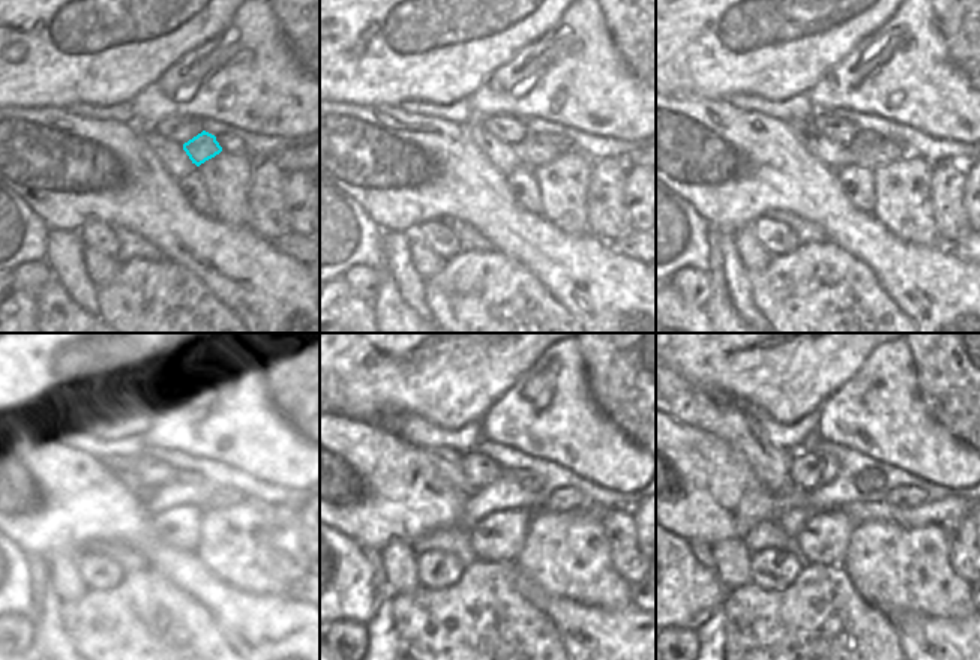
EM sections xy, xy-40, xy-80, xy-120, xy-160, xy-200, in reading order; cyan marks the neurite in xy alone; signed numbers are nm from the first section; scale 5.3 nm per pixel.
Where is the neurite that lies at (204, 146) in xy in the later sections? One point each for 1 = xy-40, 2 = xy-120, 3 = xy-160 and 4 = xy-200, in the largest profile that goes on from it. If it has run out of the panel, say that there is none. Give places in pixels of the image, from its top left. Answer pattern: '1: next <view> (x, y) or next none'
1: next xy-40 (536, 152)
2: next xy-120 (227, 497)
3: next xy-160 (565, 498)
4: next xy-200 (901, 497)

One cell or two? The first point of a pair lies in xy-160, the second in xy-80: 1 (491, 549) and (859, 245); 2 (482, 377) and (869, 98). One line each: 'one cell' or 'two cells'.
1: two cells
2: two cells

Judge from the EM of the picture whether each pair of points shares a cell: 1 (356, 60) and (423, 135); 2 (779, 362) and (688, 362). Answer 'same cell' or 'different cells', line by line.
1: different cells
2: same cell

